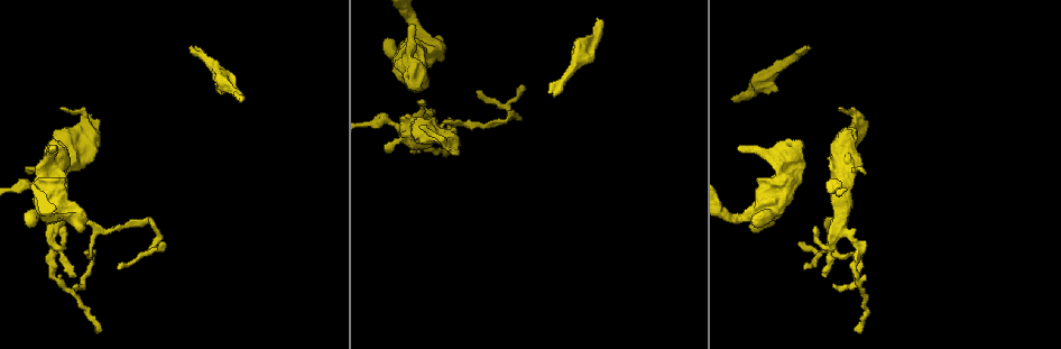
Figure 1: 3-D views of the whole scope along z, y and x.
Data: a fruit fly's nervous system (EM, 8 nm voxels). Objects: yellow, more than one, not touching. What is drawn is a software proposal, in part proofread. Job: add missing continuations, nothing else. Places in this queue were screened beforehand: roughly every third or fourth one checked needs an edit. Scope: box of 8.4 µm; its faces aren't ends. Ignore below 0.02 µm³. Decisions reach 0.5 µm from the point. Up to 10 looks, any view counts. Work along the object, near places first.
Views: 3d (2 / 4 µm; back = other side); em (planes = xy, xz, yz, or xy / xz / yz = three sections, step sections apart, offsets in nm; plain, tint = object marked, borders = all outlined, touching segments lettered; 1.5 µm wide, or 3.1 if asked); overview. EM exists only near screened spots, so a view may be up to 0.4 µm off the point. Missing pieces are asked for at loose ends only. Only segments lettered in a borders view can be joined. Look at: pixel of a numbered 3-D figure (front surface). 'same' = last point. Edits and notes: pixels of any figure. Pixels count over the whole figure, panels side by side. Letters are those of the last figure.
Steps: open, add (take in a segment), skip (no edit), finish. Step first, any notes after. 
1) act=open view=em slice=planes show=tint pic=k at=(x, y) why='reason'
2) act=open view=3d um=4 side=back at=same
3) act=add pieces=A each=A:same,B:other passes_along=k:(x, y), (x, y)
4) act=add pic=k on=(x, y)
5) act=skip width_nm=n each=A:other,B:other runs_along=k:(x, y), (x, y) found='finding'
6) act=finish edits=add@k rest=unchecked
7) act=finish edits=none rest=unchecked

act=open view=3d um=2 pic=1 at=(94, 327) why='long arm stops here'

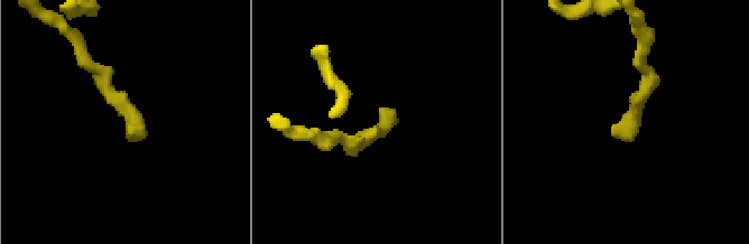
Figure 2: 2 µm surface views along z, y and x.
act=open view=em slice=planes show=borders pic=2 at=(129, 128) why='now the EM'

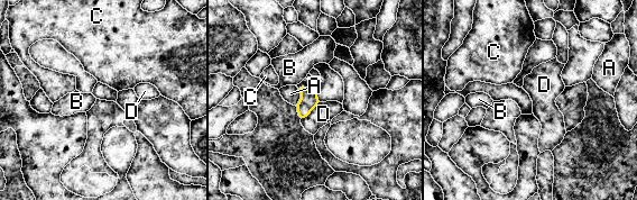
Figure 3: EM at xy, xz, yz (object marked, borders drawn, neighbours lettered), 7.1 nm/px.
act=skip longest_contact=D:180nm each=A:other,B:other,C:other,D:other border=3:(298, 89), (299, 100), (295, 105) found='none of them fits'

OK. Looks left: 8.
act=open view=3d um=2 pic=1 at=(60, 229) why='free end'

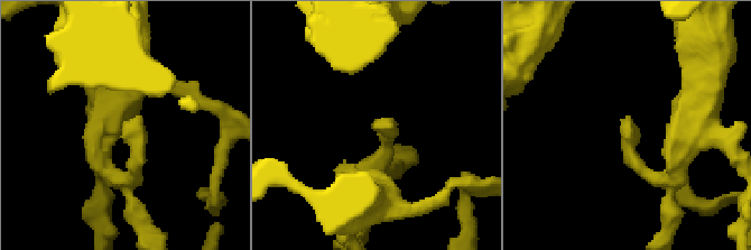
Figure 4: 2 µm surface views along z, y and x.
act=open view=em slice=planes show=borders pic=4 at=(375, 127) why='need the tissue'

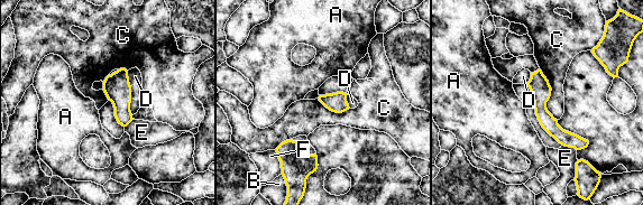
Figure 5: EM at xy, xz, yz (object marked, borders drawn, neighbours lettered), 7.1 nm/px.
act=skip each=A:other,B:other,C:other,D:other,E:other,F:other border=5:(540, 68), (557, 120) found='none of them fits'

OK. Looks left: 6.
act=open view=em slice=xy step=8 show=tint pic=1 at=(54, 148) why='branch stops here'

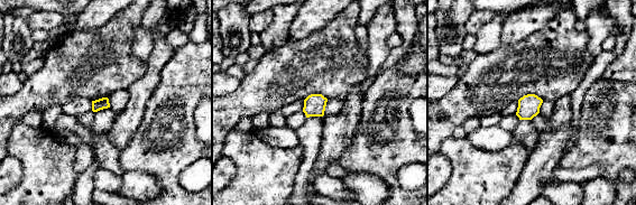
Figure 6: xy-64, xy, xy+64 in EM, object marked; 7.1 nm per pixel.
act=open view=em slice=planes show=tint at=same why='cut it another way'

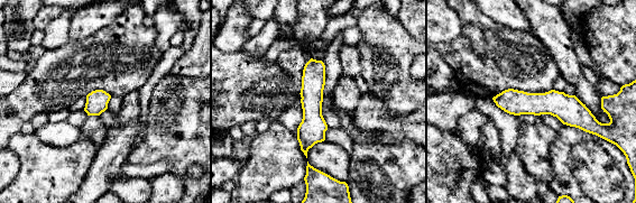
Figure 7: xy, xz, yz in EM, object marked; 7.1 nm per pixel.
act=open view=em slice=planes show=borders at=same

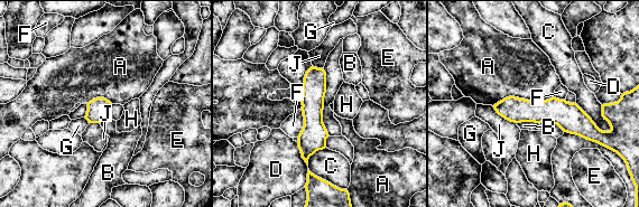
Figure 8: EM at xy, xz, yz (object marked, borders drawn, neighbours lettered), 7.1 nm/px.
act=skip each=A:other,B:other,C:other,D:other,E:other,F:other,G:other,H:other,J:other border=8:(553, 96), (506, 96), (492, 105) found='none of them fits'

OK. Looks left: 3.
act=open view=em slice=planes show=borders pic=1 at=(194, 47) why='an open end'

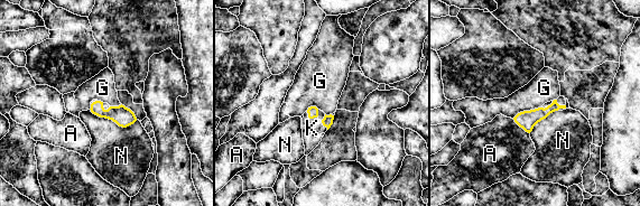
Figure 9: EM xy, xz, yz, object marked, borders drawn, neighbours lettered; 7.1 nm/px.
act=add pieces=K each=A:other,G:other,K:same,N:other passes_along=9:(313, 111), (309, 118), (312, 128) found='the neuron continues'

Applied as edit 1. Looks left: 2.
act=finish edits=add@9 rest=unchecked

